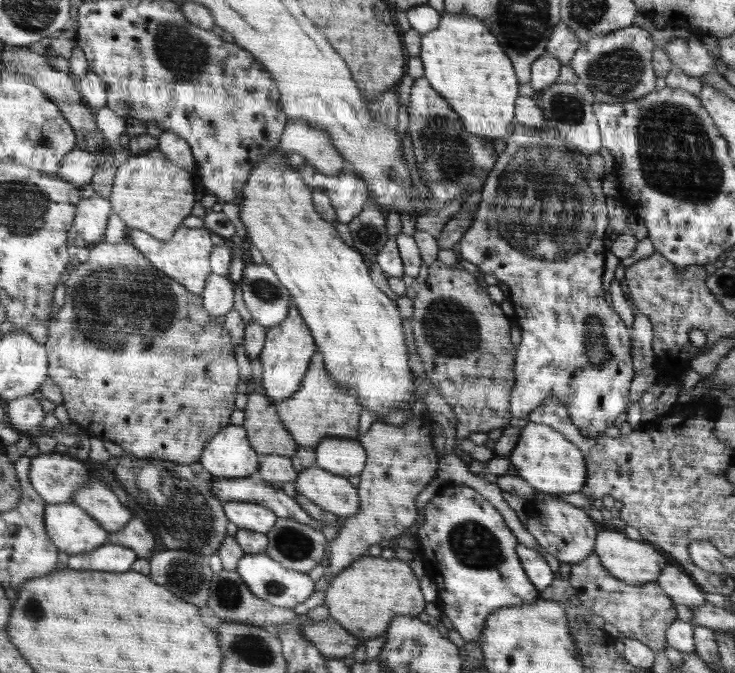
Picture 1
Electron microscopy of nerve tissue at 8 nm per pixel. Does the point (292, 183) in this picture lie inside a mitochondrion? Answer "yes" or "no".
no

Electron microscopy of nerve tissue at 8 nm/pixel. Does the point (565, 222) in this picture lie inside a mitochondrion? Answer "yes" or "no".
yes

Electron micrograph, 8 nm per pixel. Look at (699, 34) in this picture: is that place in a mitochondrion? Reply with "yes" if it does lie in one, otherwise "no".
no

